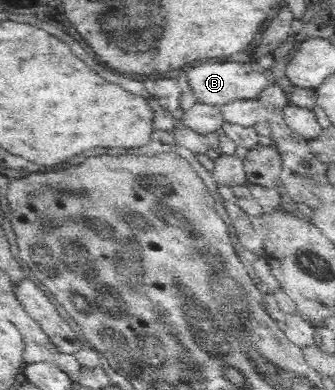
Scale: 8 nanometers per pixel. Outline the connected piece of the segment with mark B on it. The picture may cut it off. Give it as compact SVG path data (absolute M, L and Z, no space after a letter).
M201 61L185 69L186 82L196 96L196 102L211 106L222 106L235 99L258 98L268 87L268 79L258 71L256 62Z

